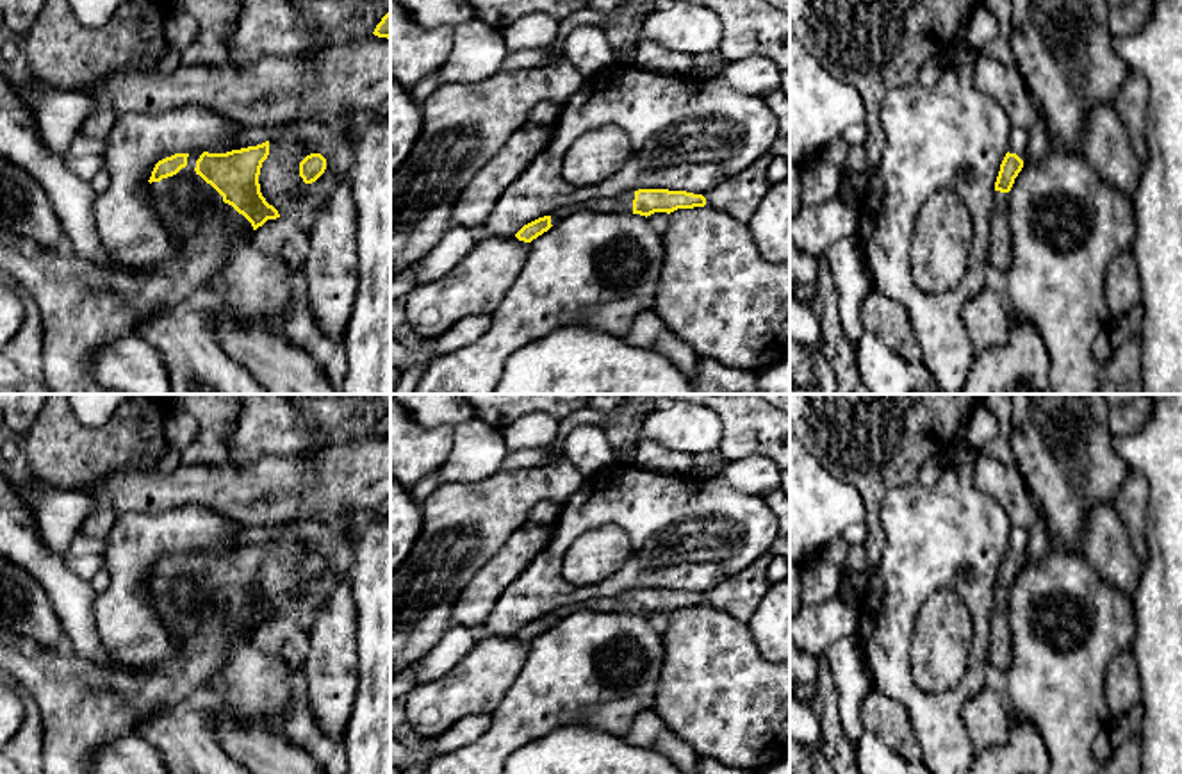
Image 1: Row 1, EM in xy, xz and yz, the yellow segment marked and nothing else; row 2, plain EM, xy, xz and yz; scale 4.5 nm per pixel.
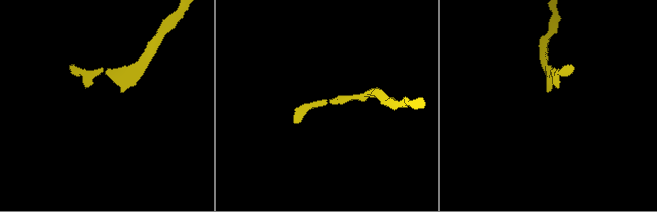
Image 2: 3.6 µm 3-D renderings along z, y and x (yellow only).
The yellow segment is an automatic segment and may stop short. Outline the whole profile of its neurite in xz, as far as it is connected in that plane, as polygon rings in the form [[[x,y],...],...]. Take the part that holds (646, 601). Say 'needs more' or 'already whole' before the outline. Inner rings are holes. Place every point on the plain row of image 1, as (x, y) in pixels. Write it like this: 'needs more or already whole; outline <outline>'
needs more; outline [[[638,589],[626,590],[617,597],[601,597],[588,599],[579,606],[558,608],[551,615],[538,617],[528,624],[524,624],[515,637],[524,642],[531,642],[551,626],[556,626],[572,612],[585,608],[590,612],[631,612],[640,615],[651,615],[654,612],[674,612],[677,608],[694,608],[704,606],[706,597],[702,594],[694,594],[686,590],[669,590],[669,589]]]

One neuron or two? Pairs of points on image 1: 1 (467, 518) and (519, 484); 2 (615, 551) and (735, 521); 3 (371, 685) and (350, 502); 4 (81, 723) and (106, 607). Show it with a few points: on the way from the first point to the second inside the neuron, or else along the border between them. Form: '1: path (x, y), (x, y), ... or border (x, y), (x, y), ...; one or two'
1: path (480, 518), (507, 496); one
2: border (615, 523), (630, 539), (630, 557), (603, 580); two
3: border (366, 512), (343, 519); two
4: border (106, 667), (122, 673); two

